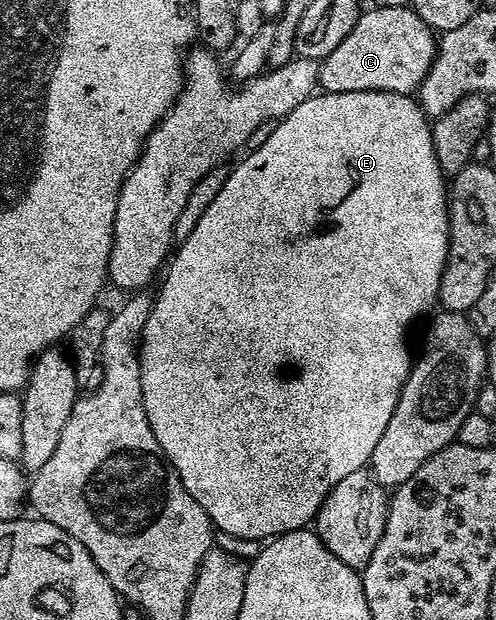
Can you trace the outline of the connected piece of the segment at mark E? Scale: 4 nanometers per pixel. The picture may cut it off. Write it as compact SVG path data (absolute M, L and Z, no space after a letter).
M345 91L344 93L316 92L315 96L305 99L301 107L293 107L289 115L285 115L278 122L275 132L257 150L246 154L247 158L234 170L228 172L221 191L217 191L217 199L209 203L205 215L201 215L197 227L189 231L184 241L178 242L165 272L162 274L163 286L159 294L154 294L151 303L151 314L143 328L143 336L139 343L139 362L141 363L141 391L145 403L145 415L149 419L149 427L153 427L153 435L161 447L161 451L167 456L167 462L174 467L185 491L201 503L205 515L209 515L212 526L231 537L240 537L243 541L266 542L273 537L280 537L283 533L306 529L319 516L319 508L325 503L325 499L345 479L345 475L353 475L353 471L364 468L370 462L373 455L373 447L381 440L385 426L389 419L393 419L393 411L397 407L397 399L401 395L404 383L407 382L407 374L411 372L413 353L407 350L407 328L426 311L432 304L436 304L439 295L439 284L443 268L447 262L447 236L449 235L449 219L447 218L447 206L449 204L449 185L445 175L437 163L437 155L431 138L432 122L429 120L423 108L419 106L414 96L406 93L390 93L389 91Z

